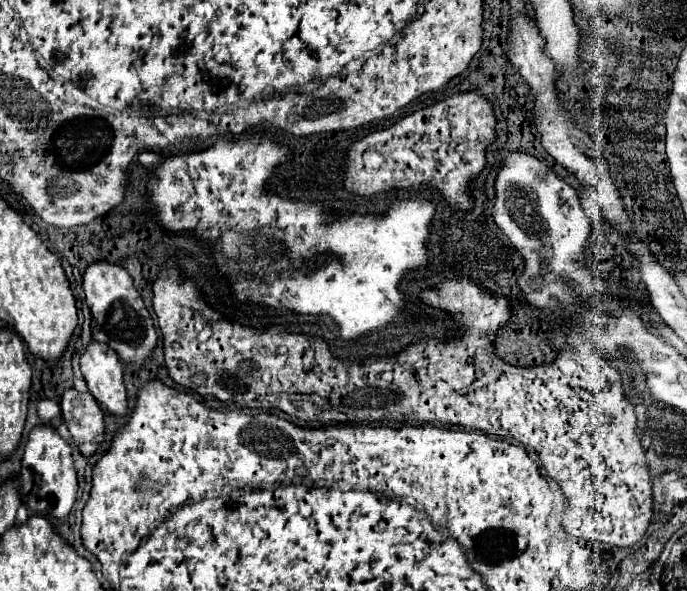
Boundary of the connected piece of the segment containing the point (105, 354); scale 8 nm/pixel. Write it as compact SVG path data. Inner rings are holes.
M92 341L86 353L80 357L80 369L98 405L106 413L124 417L128 413L128 397L122 363L116 353L108 345Z

